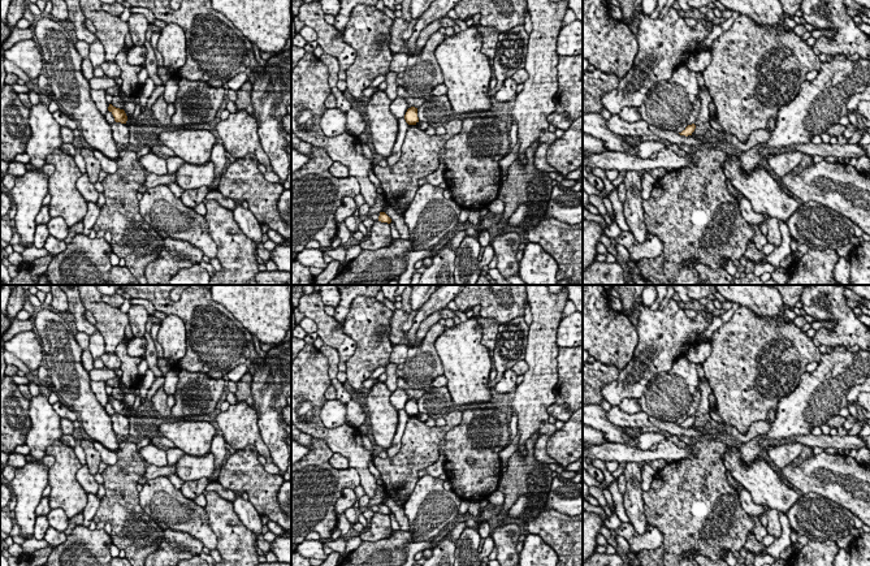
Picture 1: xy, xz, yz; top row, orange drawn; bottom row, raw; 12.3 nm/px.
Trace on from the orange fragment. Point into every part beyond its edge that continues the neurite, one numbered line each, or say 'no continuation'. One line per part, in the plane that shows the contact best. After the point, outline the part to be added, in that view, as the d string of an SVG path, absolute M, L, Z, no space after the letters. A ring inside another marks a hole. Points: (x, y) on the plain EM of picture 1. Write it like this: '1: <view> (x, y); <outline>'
no continuation

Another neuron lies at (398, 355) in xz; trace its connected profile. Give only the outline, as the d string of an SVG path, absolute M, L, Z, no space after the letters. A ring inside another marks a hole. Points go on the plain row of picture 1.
M406 344L393 345L393 351L390 354L390 363L403 364L407 359L408 346Z

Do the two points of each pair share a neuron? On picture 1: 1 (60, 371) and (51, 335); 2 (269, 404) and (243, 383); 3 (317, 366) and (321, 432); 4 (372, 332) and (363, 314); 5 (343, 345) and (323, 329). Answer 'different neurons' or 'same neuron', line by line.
1: same neuron
2: different neurons
3: same neuron
4: same neuron
5: same neuron

